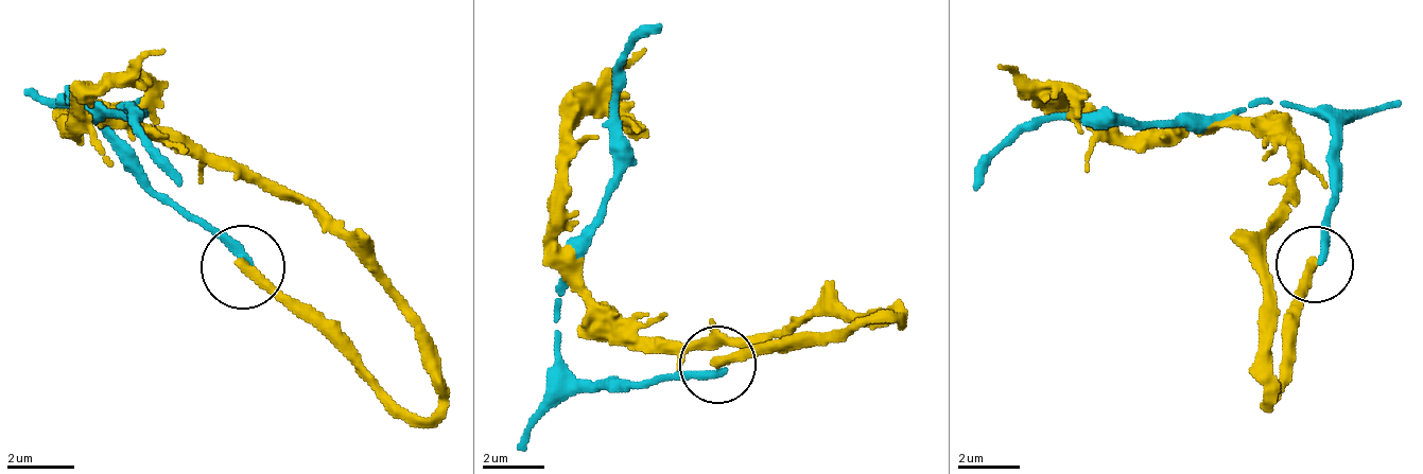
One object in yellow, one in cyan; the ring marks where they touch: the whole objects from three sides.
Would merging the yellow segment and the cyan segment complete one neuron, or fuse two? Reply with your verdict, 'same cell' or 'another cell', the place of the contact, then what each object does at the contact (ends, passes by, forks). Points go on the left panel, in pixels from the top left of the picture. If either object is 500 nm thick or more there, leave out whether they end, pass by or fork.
another cell; place (242, 266); yellow ends; cyan ends

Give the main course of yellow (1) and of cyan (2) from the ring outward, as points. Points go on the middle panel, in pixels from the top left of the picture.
1: (719, 366), (897, 320), (804, 312), (765, 335), (665, 344), (580, 281), (557, 235), (557, 158), (642, 50)
2: (719, 366), (649, 382), (580, 382), (557, 351), (557, 297), (611, 181), (611, 89), (619, 57), (658, 27)

